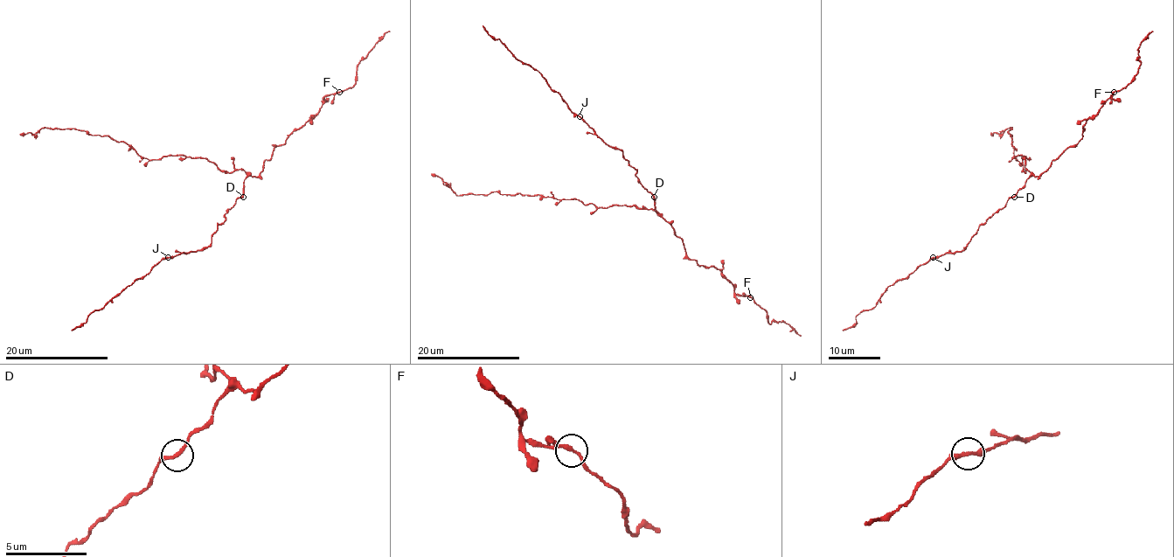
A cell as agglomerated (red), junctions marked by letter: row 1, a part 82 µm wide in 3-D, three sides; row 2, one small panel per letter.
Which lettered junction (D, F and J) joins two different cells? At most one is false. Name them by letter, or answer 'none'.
none

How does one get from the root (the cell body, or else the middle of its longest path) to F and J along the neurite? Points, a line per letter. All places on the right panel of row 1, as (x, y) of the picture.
F: (1012, 197), (1031, 176), (1039, 176), (1052, 159), (1078, 142), (1082, 137), (1083, 124), (1114, 93)
J: (1012, 197), (979, 226), (963, 249), (933, 257)

